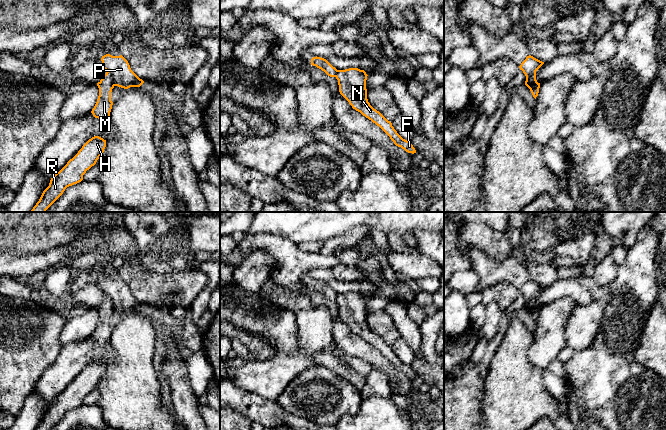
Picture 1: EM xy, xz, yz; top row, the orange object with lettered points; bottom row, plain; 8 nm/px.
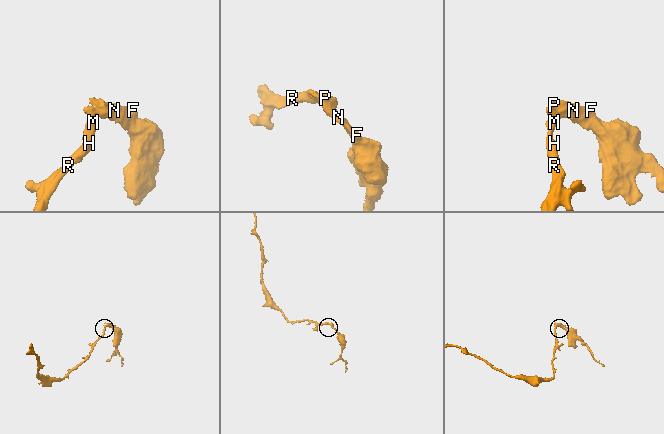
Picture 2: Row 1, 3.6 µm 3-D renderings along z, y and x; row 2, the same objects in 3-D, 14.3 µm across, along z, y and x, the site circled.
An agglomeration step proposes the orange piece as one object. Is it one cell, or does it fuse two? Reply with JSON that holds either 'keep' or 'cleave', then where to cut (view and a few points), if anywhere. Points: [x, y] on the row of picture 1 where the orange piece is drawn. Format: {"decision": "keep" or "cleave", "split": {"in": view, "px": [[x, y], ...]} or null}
{"decision": "cleave", "split": {"in": "yz", "px": [[526, 78], [529, 83], [537, 83], [539, 85]]}}

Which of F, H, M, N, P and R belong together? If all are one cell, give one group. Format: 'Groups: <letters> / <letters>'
Groups: F N P / H M R

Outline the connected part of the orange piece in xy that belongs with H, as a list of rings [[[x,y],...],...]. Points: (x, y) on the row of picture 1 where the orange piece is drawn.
[[[94,136],[89,139],[78,153],[51,178],[49,186],[43,191],[31,212],[46,212],[67,187],[81,182],[83,175],[96,164],[105,147],[106,140],[103,138]]]

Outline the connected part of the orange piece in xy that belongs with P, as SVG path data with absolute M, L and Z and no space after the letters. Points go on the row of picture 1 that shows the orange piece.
M106 54L102 56L102 67L111 74L114 86L124 89L140 87L144 81L130 68L128 61L122 56Z

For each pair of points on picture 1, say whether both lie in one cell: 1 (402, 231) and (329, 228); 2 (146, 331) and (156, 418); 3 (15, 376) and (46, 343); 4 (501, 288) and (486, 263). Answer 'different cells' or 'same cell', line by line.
1: same cell
2: same cell
3: same cell
4: different cells

